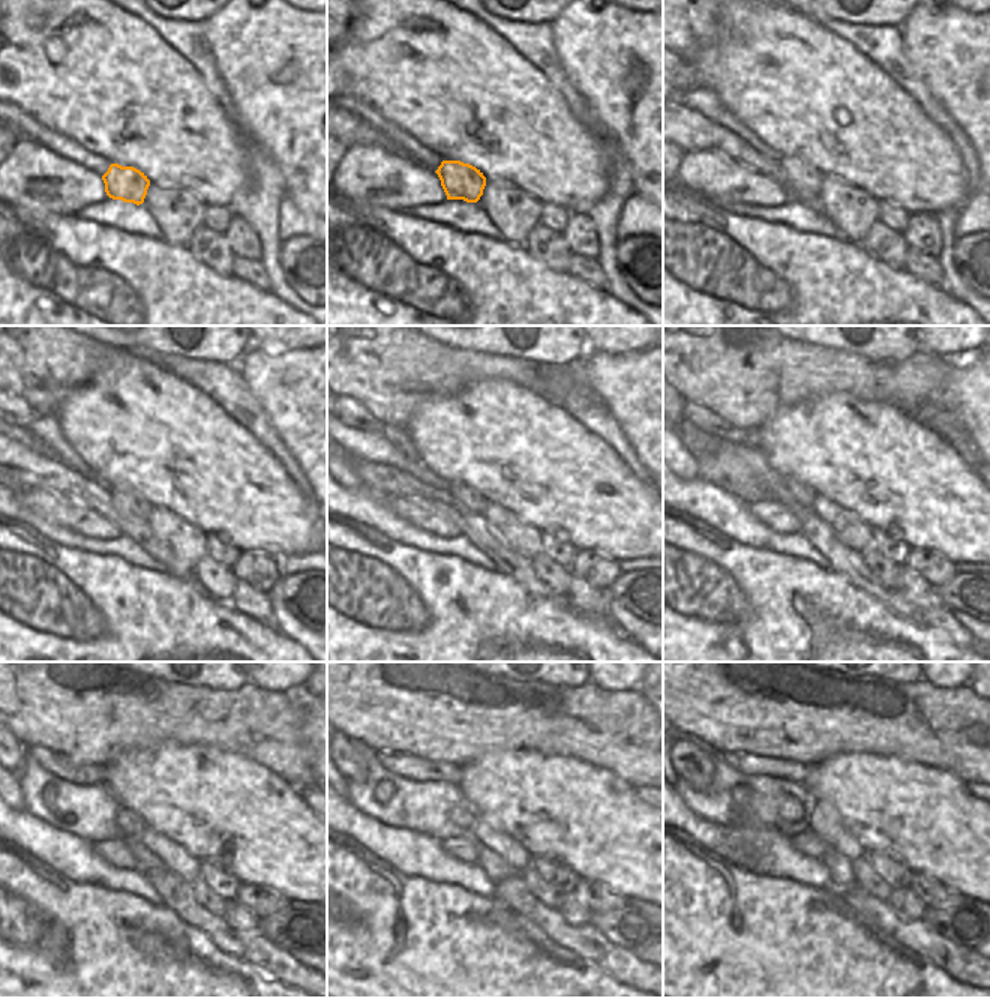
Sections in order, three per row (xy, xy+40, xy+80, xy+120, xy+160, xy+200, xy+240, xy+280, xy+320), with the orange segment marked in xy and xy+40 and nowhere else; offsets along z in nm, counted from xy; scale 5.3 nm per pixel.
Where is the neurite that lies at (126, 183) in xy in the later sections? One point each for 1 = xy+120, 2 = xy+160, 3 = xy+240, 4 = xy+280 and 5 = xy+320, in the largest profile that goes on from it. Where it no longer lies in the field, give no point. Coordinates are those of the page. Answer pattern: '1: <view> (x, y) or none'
1: xy+120 (131, 500)
2: xy+160 (468, 497)
3: xy+240 (129, 823)
4: xy+280 (462, 815)
5: xy+320 (753, 811)

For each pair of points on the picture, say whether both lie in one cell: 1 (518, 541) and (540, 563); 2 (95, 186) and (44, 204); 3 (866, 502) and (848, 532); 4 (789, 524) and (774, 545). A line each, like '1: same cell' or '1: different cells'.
1: different cells
2: same cell
3: different cells
4: different cells

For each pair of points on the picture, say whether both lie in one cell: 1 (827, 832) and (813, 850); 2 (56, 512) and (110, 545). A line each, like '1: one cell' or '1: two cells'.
1: two cells
2: two cells

